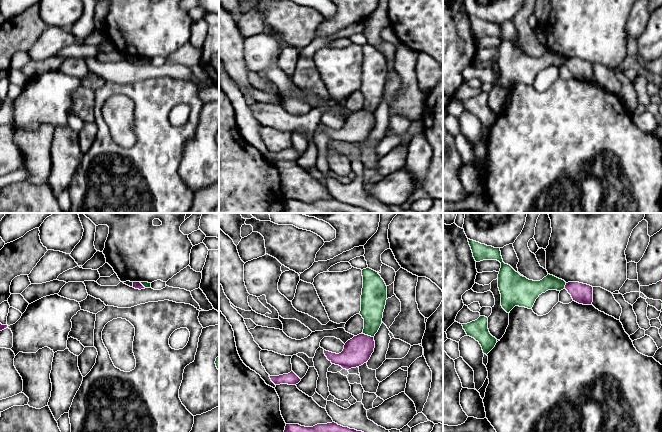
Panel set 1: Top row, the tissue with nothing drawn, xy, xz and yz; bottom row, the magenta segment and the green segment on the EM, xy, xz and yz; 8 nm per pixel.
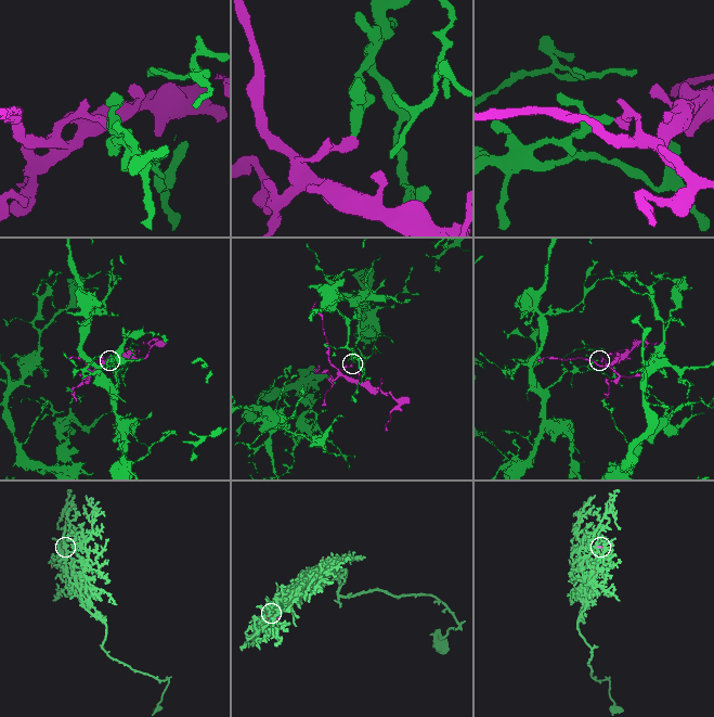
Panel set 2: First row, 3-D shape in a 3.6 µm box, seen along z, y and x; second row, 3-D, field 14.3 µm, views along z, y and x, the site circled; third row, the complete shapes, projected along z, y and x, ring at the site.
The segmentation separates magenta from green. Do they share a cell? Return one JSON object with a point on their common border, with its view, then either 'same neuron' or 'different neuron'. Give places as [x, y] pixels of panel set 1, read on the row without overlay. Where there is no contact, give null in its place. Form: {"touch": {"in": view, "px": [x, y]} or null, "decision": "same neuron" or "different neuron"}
{"touch": {"in": "xz", "px": [367, 111]}, "decision": "different neuron"}

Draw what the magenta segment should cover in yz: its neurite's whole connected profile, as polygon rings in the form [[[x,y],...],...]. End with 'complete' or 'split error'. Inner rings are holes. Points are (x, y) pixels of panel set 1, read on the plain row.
[[[568,58],[565,65],[571,71],[573,77],[583,80],[592,81],[593,78],[593,63],[579,58]]]; complete

